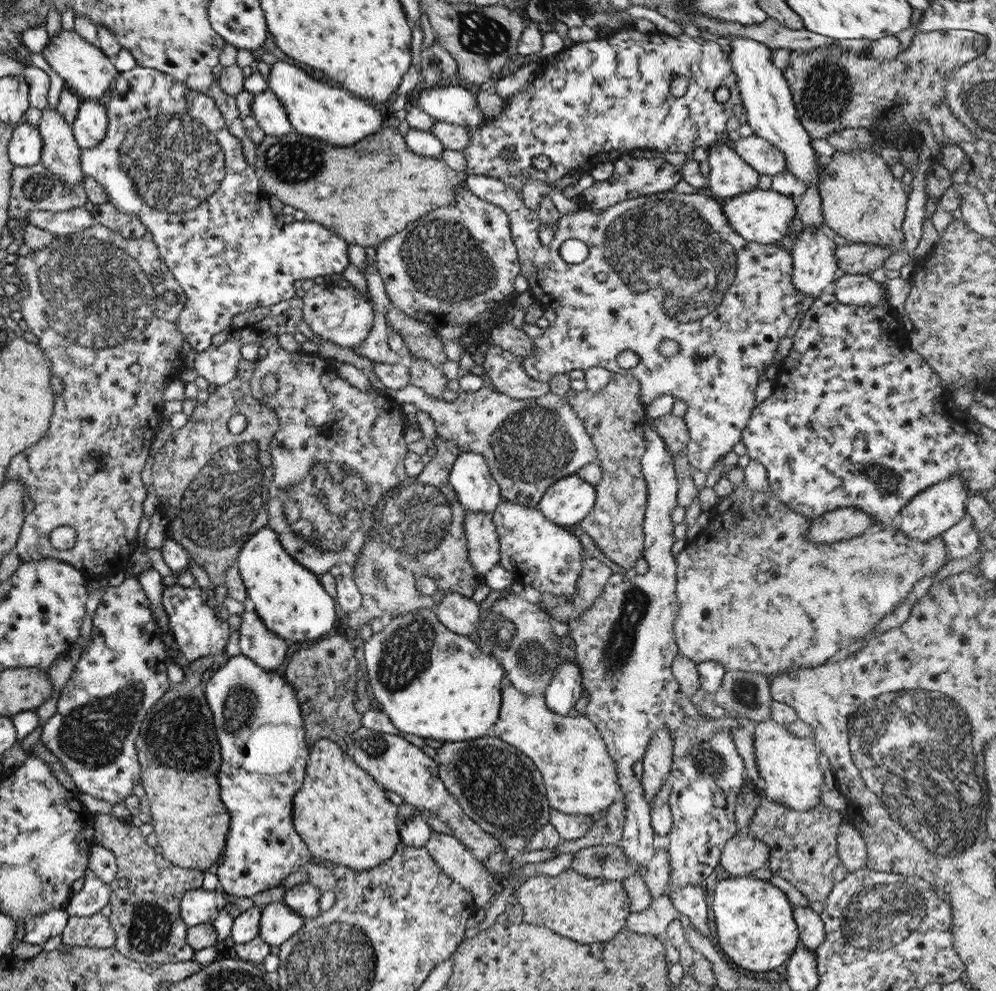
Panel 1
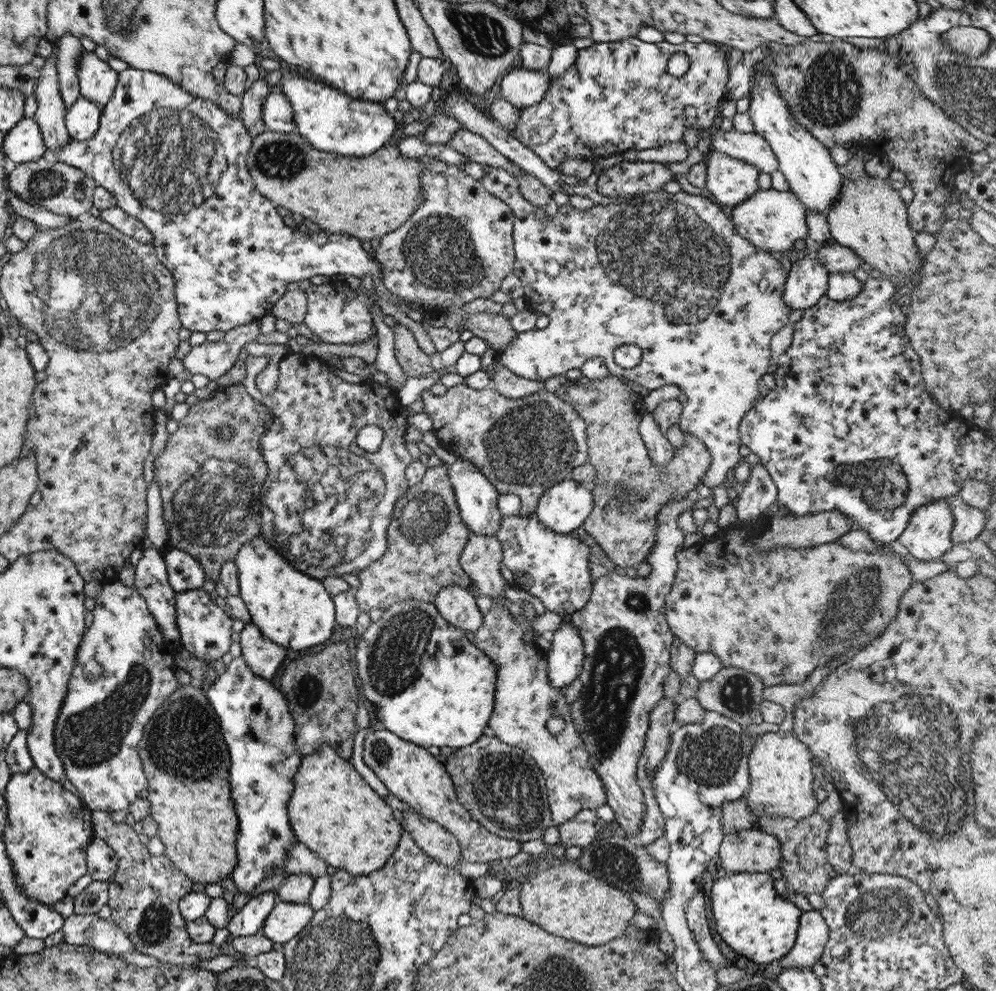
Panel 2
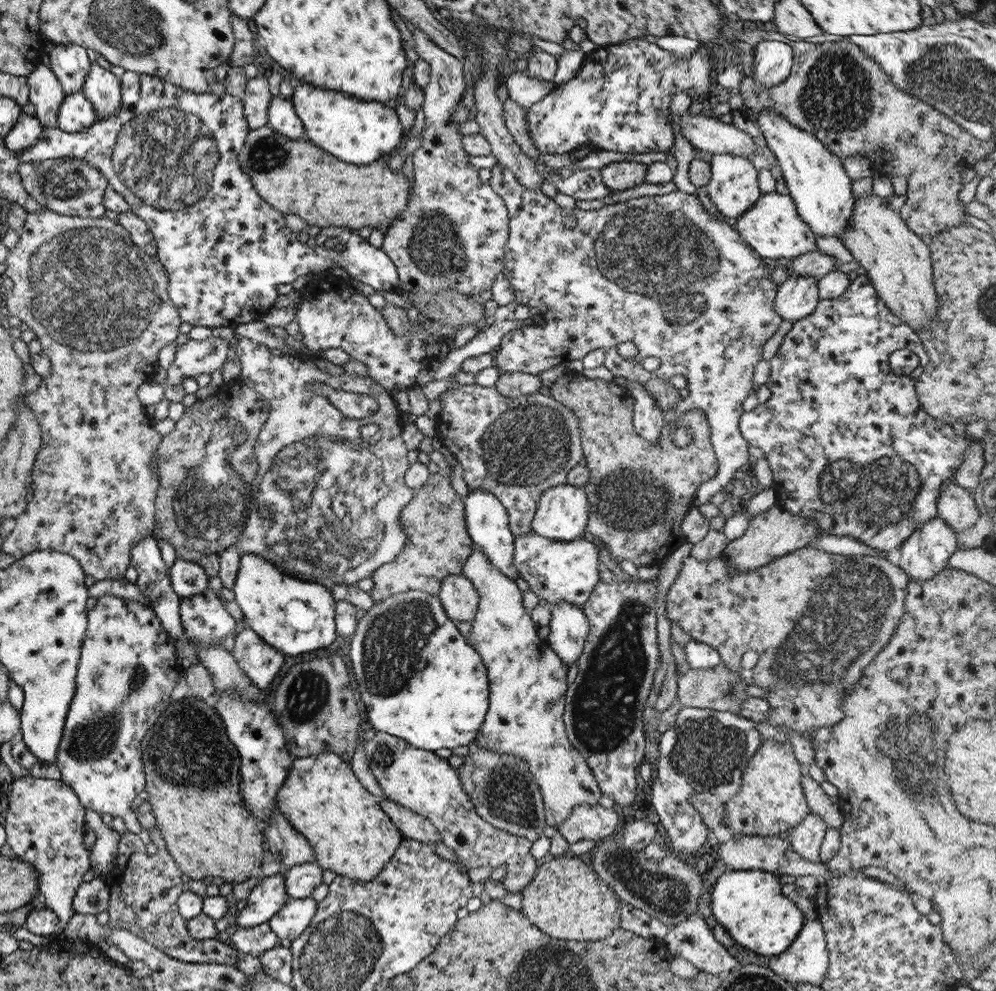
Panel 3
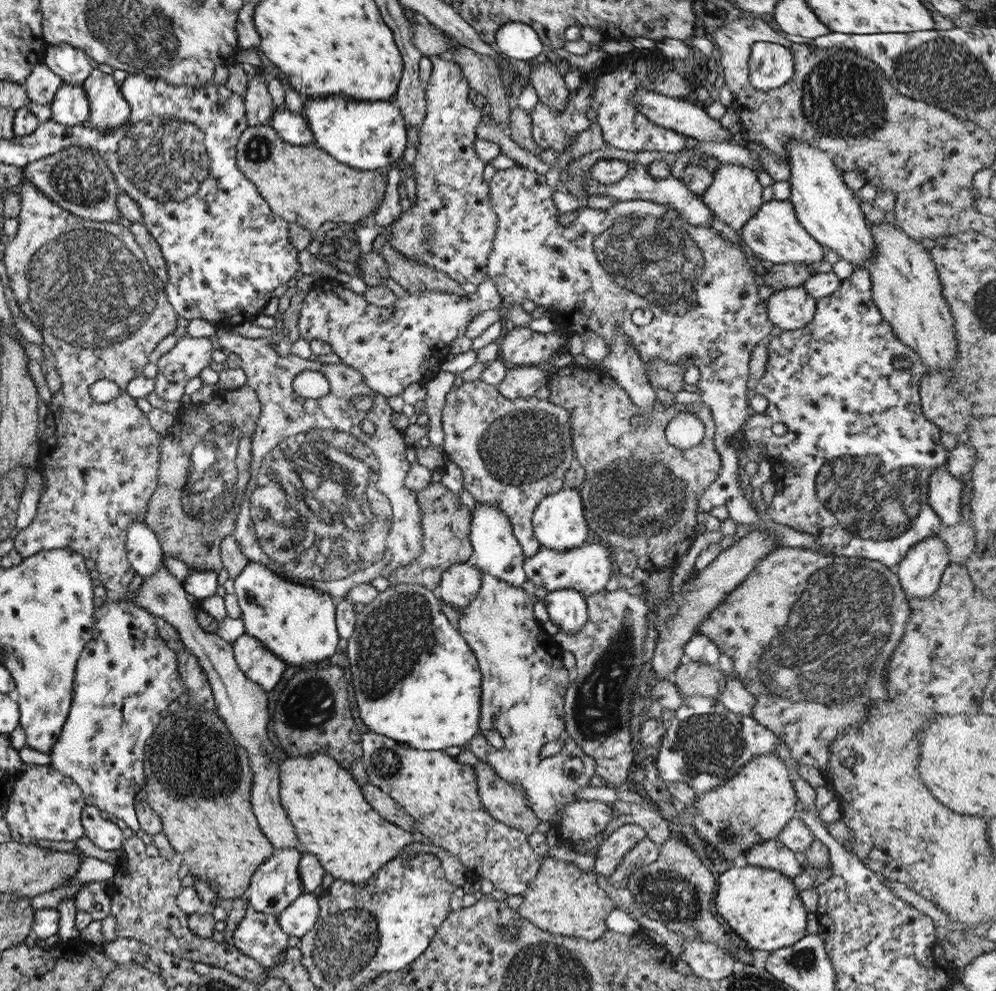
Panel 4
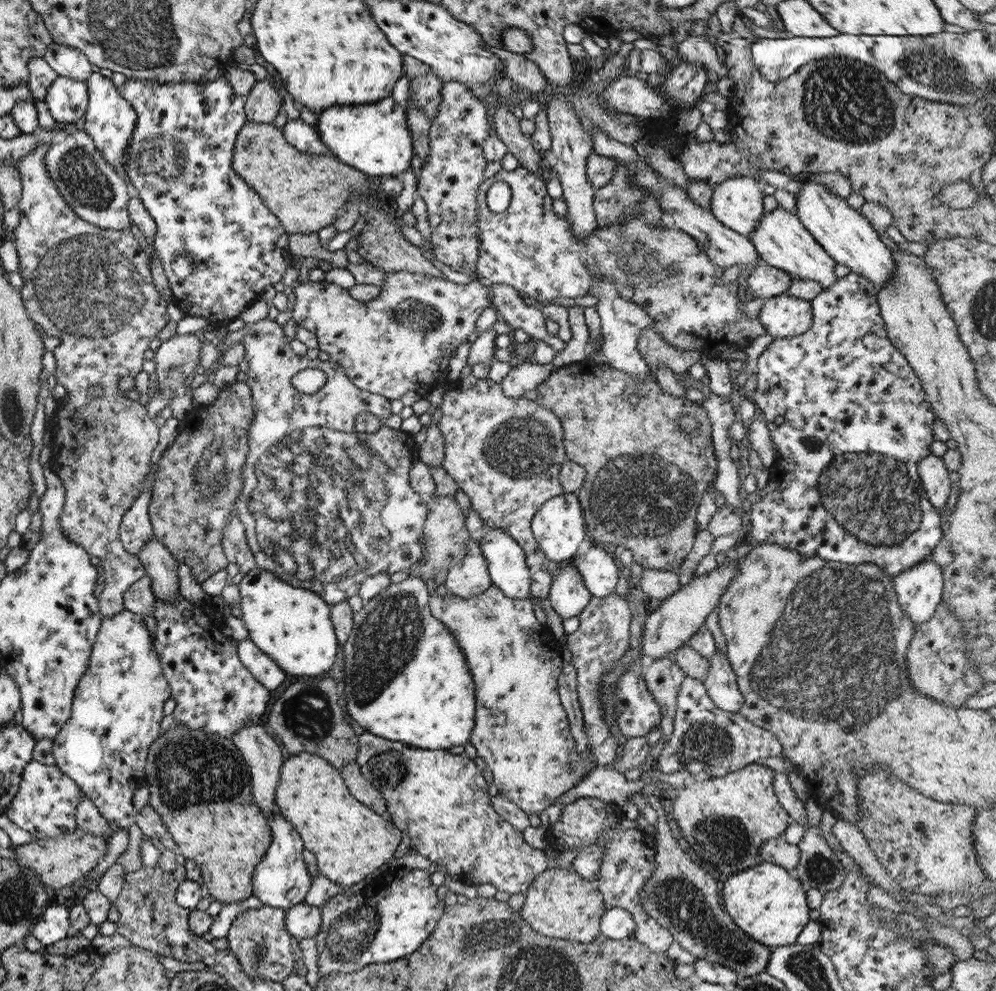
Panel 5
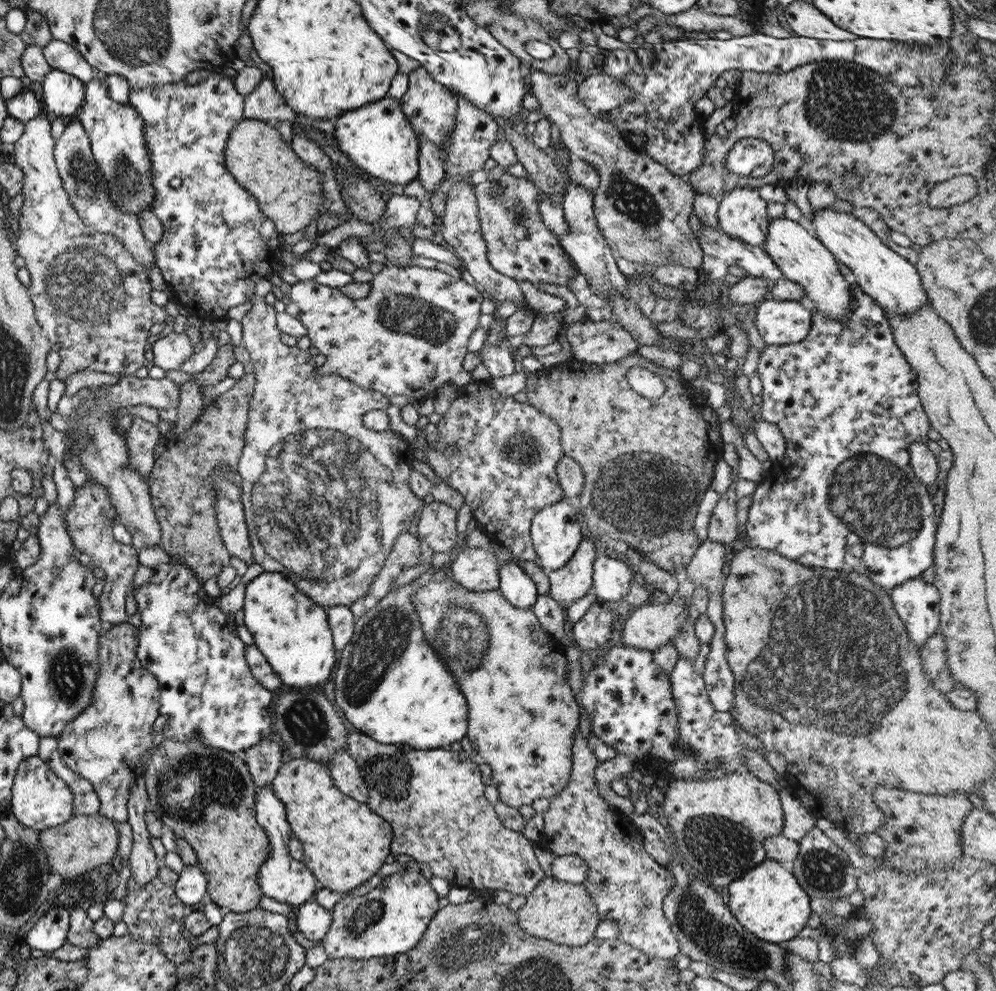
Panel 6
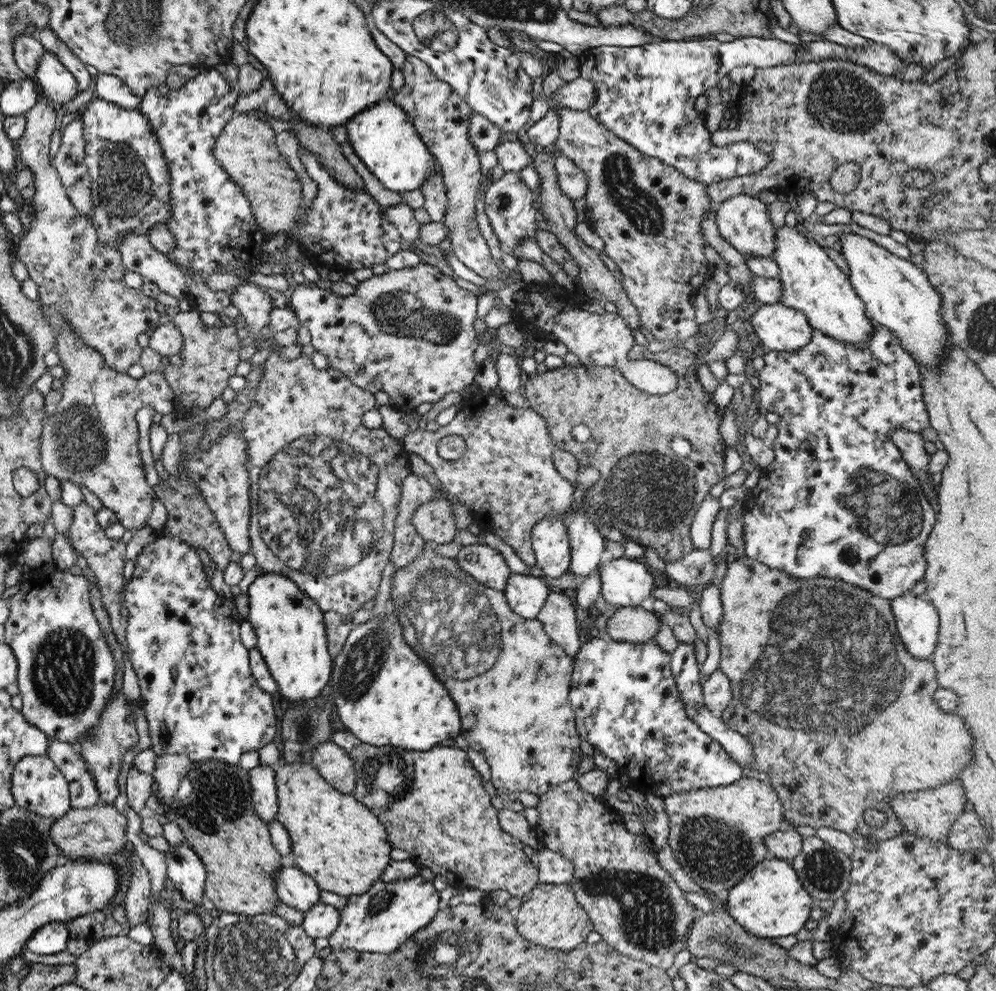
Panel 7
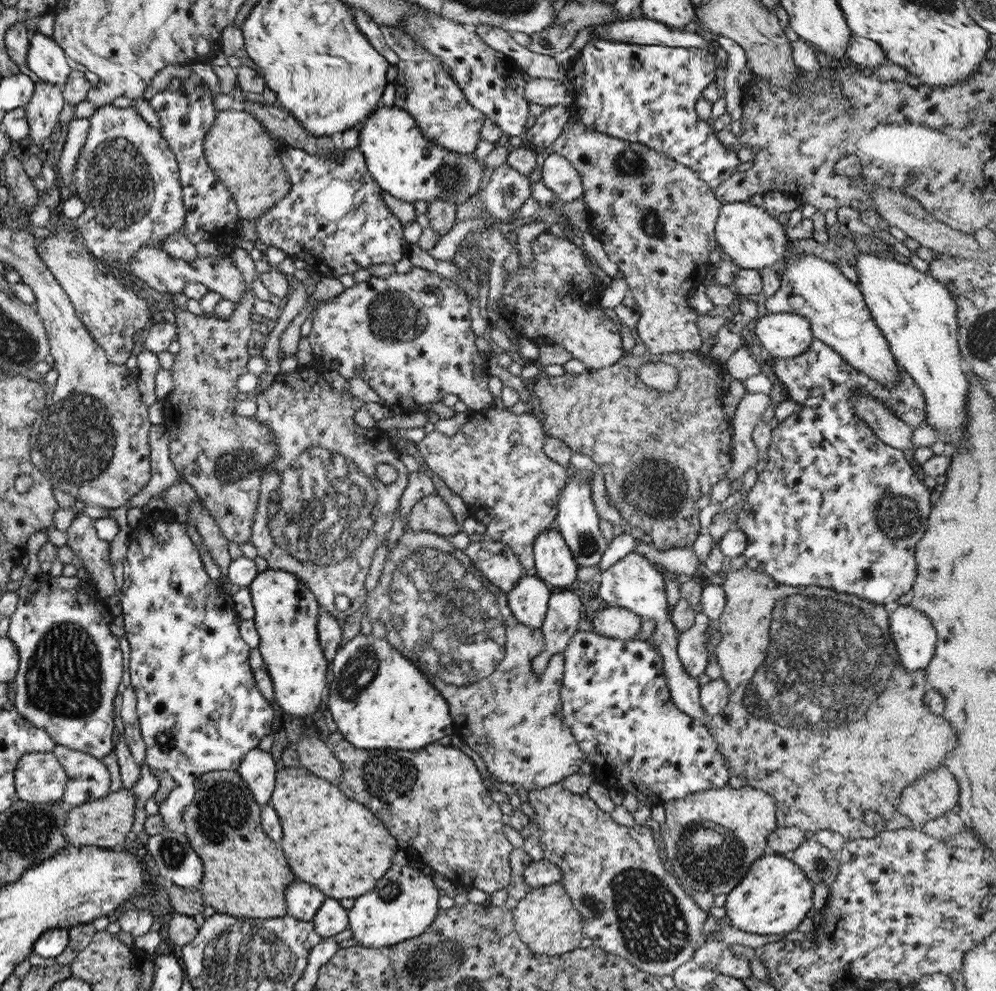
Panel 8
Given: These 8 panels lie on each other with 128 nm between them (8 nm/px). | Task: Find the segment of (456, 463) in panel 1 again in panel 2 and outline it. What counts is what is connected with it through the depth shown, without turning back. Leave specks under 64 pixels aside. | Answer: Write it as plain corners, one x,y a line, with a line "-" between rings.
458,458
447,467
447,472
463,524
473,534
495,537
495,532
497,532
499,522
501,522
501,514
497,509
498,492
486,480
485,476
477,468
473,468
473,464
467,462
467,460

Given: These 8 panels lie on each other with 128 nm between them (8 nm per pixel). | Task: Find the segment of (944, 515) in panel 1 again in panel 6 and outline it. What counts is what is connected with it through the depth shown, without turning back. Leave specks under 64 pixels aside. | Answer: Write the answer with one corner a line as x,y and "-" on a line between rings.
919,574
892,588
888,595
910,642
919,649
938,628
937,588

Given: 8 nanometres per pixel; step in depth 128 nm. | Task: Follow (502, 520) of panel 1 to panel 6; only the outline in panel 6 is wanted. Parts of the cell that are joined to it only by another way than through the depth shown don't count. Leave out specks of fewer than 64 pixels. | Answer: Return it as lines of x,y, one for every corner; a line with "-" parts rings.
608,555
595,556
591,574
591,587
596,600
621,600
629,592
631,578
637,578
636,572
628,564

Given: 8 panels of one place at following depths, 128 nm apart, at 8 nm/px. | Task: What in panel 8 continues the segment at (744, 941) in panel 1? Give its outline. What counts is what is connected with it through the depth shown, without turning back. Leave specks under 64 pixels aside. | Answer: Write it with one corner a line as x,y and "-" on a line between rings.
761,855
726,895
724,910
733,927
749,934
785,934
795,930
812,909
812,884
788,855

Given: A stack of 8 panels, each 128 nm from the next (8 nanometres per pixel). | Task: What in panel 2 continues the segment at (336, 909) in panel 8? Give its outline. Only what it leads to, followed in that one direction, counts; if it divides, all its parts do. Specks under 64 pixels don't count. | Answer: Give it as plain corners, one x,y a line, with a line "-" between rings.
280,901
265,918
261,933
272,943
281,944
298,935
309,922
313,910
307,903
288,903

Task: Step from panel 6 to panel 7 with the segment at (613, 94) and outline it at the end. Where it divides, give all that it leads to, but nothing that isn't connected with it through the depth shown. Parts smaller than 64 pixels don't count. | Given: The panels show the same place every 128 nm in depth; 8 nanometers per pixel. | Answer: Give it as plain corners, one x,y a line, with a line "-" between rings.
577,76
571,82
551,91
547,100
555,102
557,106
563,106
563,108
585,111
593,105
595,97
597,97
597,86
582,76

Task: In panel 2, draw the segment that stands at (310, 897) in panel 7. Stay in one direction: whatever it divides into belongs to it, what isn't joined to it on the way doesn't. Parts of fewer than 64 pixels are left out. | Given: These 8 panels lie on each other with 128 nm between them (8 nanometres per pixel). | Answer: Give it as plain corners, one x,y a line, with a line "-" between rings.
264,891
254,897
248,897
240,902
238,910
232,912
229,923
226,926
228,933
234,937
246,937
261,931
263,922
265,922
265,918
273,910
273,906
275,906
275,891

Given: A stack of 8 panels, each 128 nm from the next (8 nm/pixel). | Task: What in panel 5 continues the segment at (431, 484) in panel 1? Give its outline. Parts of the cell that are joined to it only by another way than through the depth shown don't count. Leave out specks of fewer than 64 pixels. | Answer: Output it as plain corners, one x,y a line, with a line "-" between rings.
436,496
427,501
427,514
423,523
424,551
426,555
409,567
408,576
421,577
424,581
434,578
442,570
446,570
455,560
465,554
465,544
471,536
465,529
465,518
459,505
451,496

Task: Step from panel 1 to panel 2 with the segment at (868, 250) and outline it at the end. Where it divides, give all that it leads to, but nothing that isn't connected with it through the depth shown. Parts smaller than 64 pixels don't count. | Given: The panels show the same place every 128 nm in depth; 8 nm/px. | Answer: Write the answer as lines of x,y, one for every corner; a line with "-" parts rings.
834,243
821,249
812,249
815,260
828,275
837,273
852,273
863,263
861,258
855,256
851,250

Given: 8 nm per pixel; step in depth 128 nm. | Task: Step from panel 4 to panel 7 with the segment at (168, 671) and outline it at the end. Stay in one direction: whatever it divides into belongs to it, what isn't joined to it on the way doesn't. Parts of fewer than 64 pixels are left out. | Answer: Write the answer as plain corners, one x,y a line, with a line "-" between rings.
114,690
110,698
106,701
104,710
100,715
100,722
94,725
94,728
89,732
89,736
85,736
83,740
78,740
78,744
71,745
74,750
77,750
84,759
85,769
93,775
95,787
99,795
101,803
113,804
115,797
119,794
119,786
117,776
121,767
121,760
125,751
131,745
138,742
136,725
131,719
131,710
133,706
140,706
139,698
135,702
127,704
124,702
125,694
122,690
120,694
115,694

